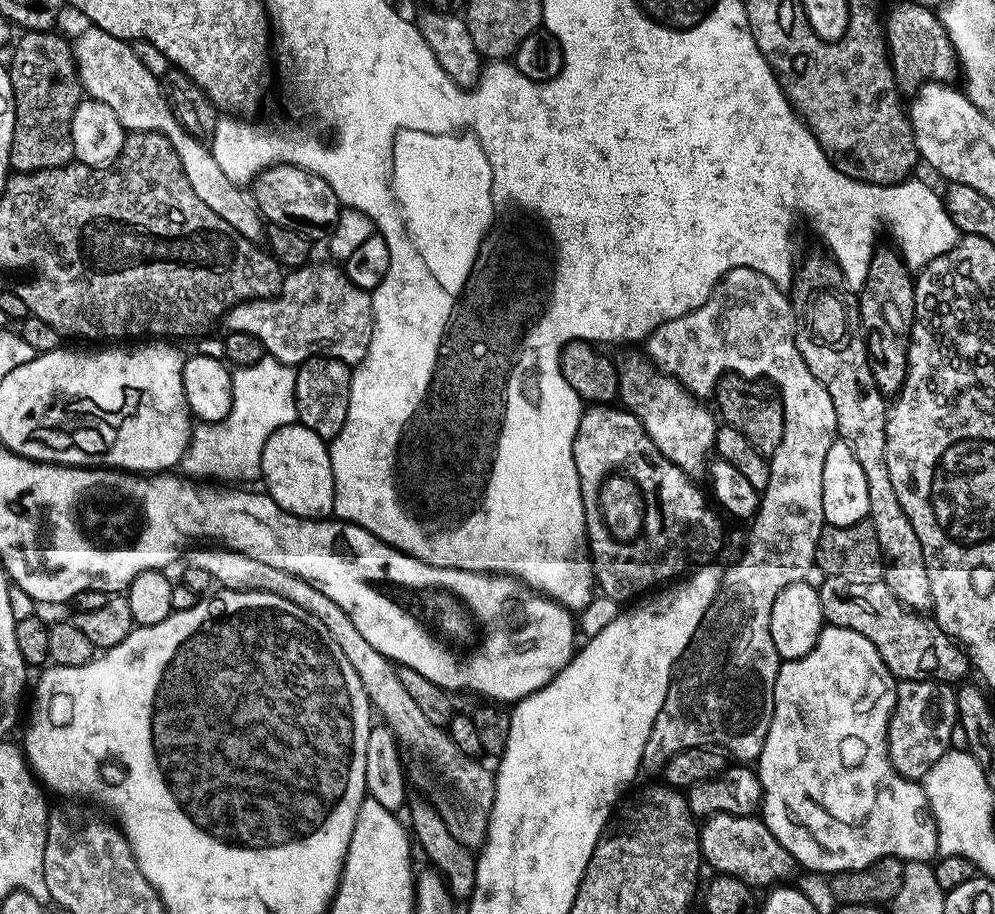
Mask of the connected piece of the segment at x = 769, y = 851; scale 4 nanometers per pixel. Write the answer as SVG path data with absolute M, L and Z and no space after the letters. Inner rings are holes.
M720 814L707 817L706 823L700 828L700 851L703 859L717 873L738 878L742 883L753 889L767 889L779 885L794 869L792 855L770 834L763 819L751 816L731 816Z

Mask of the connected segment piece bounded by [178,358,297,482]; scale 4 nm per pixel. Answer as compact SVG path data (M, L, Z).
M265 358L259 360L254 366L246 366L245 368L238 368L232 372L232 410L230 414L224 420L218 420L215 422L200 422L192 429L192 439L189 443L188 450L181 458L178 468L181 473L188 474L192 472L200 472L204 468L204 464L209 464L212 468L217 468L222 475L225 476L225 481L228 482L244 482L240 480L257 480L261 479L262 473L260 471L260 463L262 462L262 454L264 453L264 447L266 442L270 438L270 434L277 432L279 428L285 428L288 424L297 423L296 419L296 368L290 364L283 364L281 360L275 358Z

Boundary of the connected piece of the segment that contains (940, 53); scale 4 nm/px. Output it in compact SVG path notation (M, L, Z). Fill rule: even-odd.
M900 4L893 10L886 28L890 33L890 59L897 85L916 90L923 82L944 82L951 77L952 41L932 8L924 4Z

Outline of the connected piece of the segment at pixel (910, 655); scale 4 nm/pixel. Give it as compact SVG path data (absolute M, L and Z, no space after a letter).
M841 576L821 579L820 605L825 621L834 628L849 628L866 638L878 650L882 662L900 680L960 682L970 672L970 657L953 637L947 636L935 619L913 610L898 599L883 579L872 584L850 582Z

